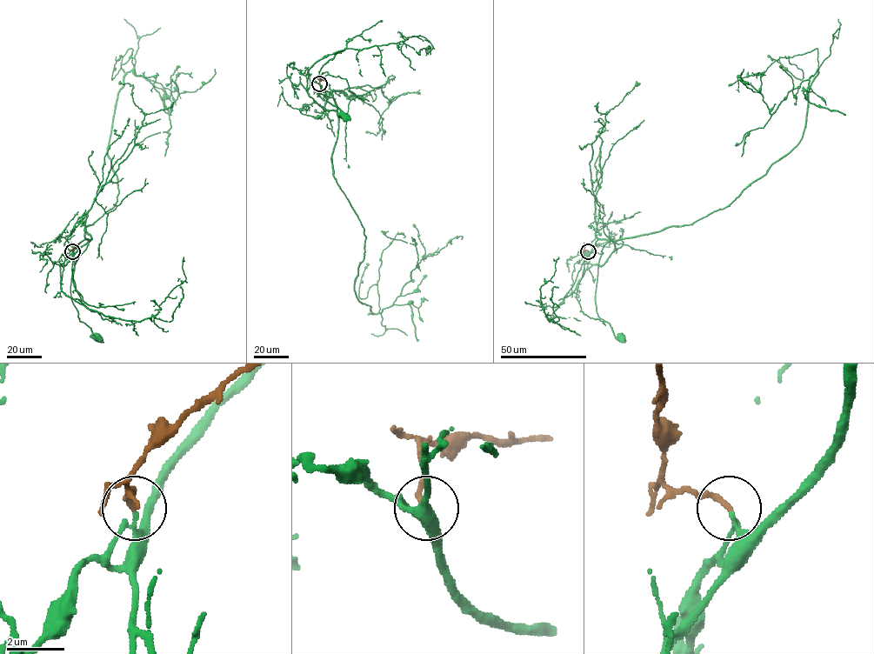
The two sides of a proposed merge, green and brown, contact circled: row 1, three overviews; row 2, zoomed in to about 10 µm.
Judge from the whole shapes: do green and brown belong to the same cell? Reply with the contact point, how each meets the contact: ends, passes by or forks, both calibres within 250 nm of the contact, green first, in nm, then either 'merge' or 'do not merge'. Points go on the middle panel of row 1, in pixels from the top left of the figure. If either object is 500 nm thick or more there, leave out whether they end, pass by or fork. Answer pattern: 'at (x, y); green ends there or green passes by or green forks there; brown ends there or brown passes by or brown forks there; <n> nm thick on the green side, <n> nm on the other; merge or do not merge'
at (319, 83); green passes by; brown ends there; 120 nm thick on the green side, 170 nm on the other; merge

